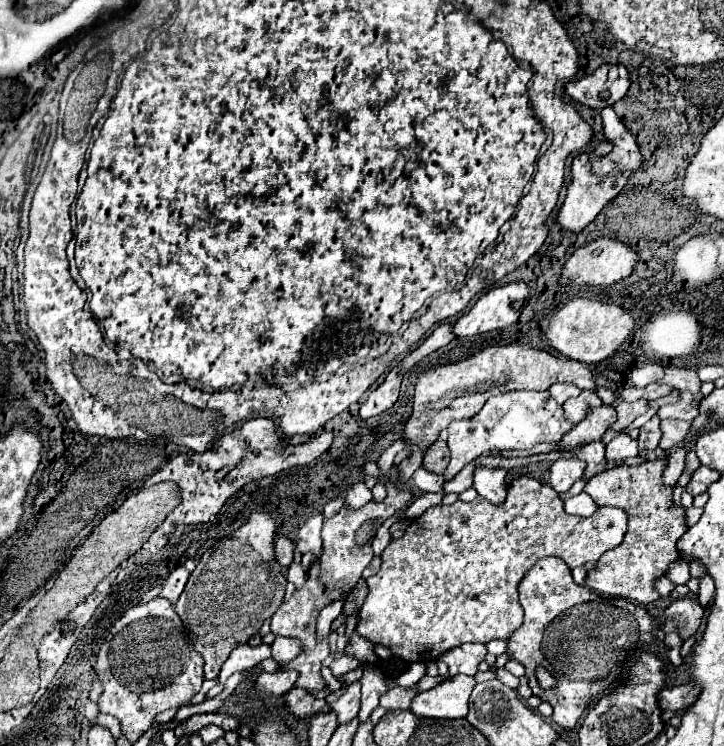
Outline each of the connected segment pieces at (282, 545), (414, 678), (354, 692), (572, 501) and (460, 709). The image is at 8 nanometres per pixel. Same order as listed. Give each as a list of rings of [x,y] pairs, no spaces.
[[[284,535],[276,537],[276,559],[280,565],[288,567],[292,563],[292,553],[296,549],[296,543]]]
[[[420,662],[411,663],[410,668],[397,678],[397,685],[404,688],[414,686],[422,675],[426,674],[426,665]]]
[[[360,681],[350,683],[346,693],[338,701],[334,701],[330,707],[332,707],[332,711],[336,711],[338,725],[352,721],[358,715],[358,709],[360,709]]]
[[[582,491],[580,495],[566,499],[564,509],[566,509],[566,513],[572,513],[572,515],[592,515],[598,509],[598,505],[592,501],[592,497],[588,493]]]
[[[456,675],[454,679],[446,679],[440,685],[436,685],[434,689],[418,693],[412,699],[412,703],[410,703],[410,711],[414,715],[418,715],[418,717],[438,717],[438,719],[460,719],[460,717],[466,717],[468,699],[470,699],[470,693],[472,693],[474,685],[476,685],[476,681],[470,675]]]

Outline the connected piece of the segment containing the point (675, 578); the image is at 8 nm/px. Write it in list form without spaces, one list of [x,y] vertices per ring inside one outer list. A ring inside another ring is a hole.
[[[683,559],[671,563],[666,577],[675,585],[686,584],[691,577],[689,564]]]

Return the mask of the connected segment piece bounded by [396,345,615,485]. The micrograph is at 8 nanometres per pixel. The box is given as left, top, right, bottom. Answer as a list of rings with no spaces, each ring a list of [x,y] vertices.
[[[522,345],[486,347],[486,349],[470,355],[468,359],[428,371],[416,383],[414,411],[404,429],[404,437],[412,439],[412,443],[414,443],[410,447],[414,451],[414,455],[410,455],[408,459],[404,459],[398,465],[396,481],[402,481],[402,485],[408,485],[408,481],[412,479],[412,473],[422,463],[422,455],[418,455],[418,451],[428,447],[430,443],[434,443],[440,429],[446,429],[450,425],[450,421],[474,417],[482,409],[482,405],[486,403],[488,397],[506,393],[508,389],[546,391],[554,383],[572,383],[580,389],[595,390],[604,404],[612,405],[615,402],[615,396],[610,390],[594,385],[592,373],[586,365],[550,355],[548,351],[538,351],[538,349],[522,347]]]

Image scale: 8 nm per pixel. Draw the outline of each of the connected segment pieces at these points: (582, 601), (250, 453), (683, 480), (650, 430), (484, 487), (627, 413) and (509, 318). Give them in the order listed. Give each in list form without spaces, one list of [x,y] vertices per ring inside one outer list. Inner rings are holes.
[[[558,557],[538,559],[522,577],[518,593],[524,607],[524,623],[508,637],[506,653],[524,665],[534,695],[552,705],[552,721],[564,729],[574,729],[584,711],[590,711],[612,689],[626,663],[634,663],[646,649],[654,649],[654,621],[660,623],[664,635],[674,631],[686,641],[696,633],[704,615],[698,599],[682,597],[660,619],[654,619],[638,603],[602,597],[588,587],[576,585],[570,567]],[[538,667],[544,667],[556,679],[556,687],[542,689],[538,685]]]
[[[252,418],[240,429],[232,431],[230,435],[220,437],[208,451],[196,453],[180,453],[170,463],[166,463],[160,471],[156,471],[152,477],[148,477],[140,489],[148,489],[150,485],[163,481],[173,481],[180,489],[180,505],[166,517],[166,521],[156,529],[156,533],[142,543],[142,547],[148,547],[150,553],[156,553],[176,527],[176,523],[206,523],[212,515],[220,511],[220,505],[226,503],[228,497],[232,497],[240,487],[248,481],[274,475],[282,471],[284,467],[296,467],[296,465],[308,465],[316,457],[320,457],[332,443],[330,433],[322,433],[308,443],[302,445],[288,445],[278,439],[274,431],[274,421],[271,418]],[[188,503],[188,505],[186,505]],[[146,543],[146,545],[144,545]]]
[[[689,450],[685,457],[685,468],[680,479],[678,480],[677,486],[685,487],[689,483],[694,471],[700,466],[701,463],[696,453],[693,450]]]
[[[652,417],[648,423],[644,423],[640,427],[640,437],[638,437],[638,449],[656,449],[658,443],[662,439],[662,431],[660,431],[660,421],[658,417]]]
[[[478,467],[474,473],[474,487],[482,491],[482,497],[494,505],[504,503],[506,499],[506,469],[488,469]]]
[[[638,399],[634,403],[628,403],[628,401],[618,401],[616,403],[616,413],[618,413],[618,419],[616,423],[612,425],[614,431],[620,431],[624,427],[628,427],[636,417],[640,417],[642,413],[648,411],[648,401],[646,399]]]
[[[526,283],[494,287],[488,293],[484,293],[468,313],[464,313],[452,323],[452,333],[460,339],[494,329],[504,329],[518,321],[520,311],[526,305],[526,299]]]

